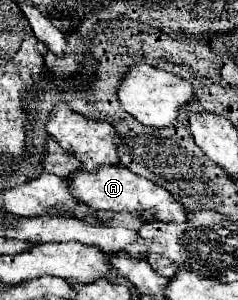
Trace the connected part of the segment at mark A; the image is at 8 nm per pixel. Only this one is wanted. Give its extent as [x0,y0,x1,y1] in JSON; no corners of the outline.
[67,166,185,222]

